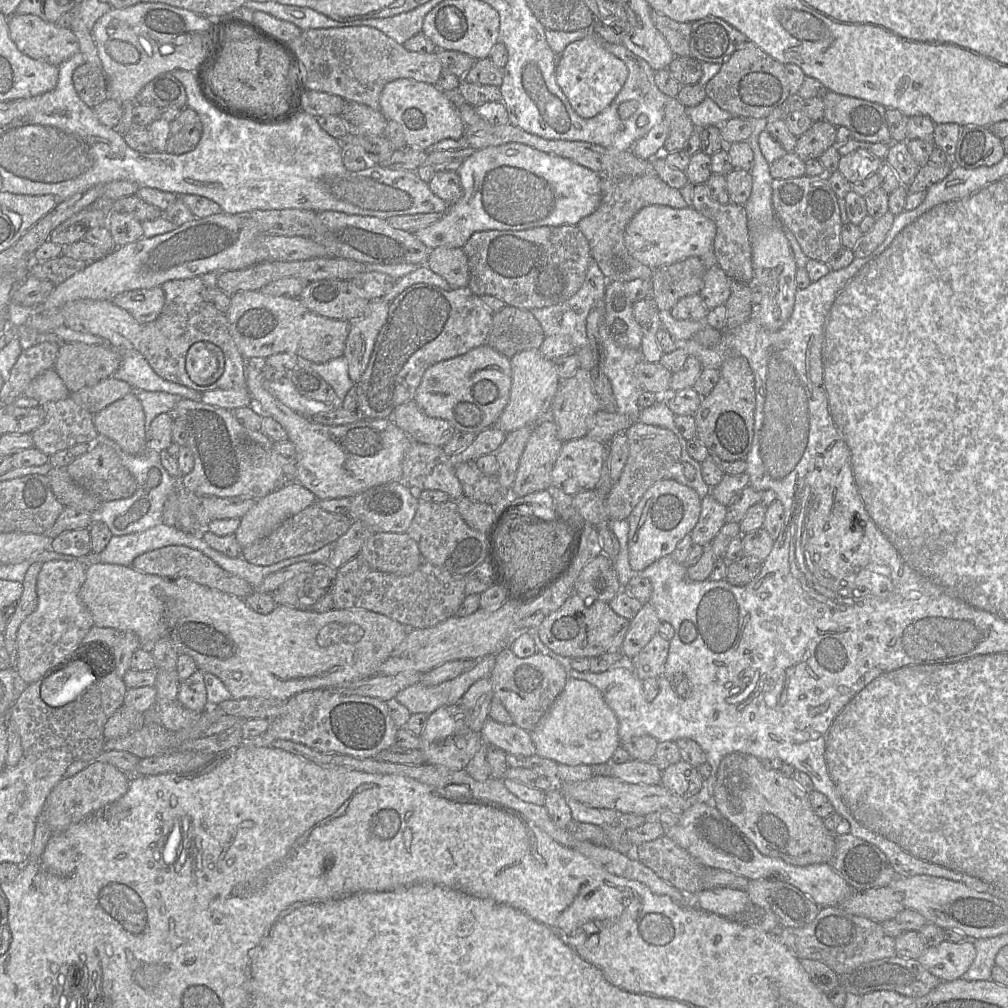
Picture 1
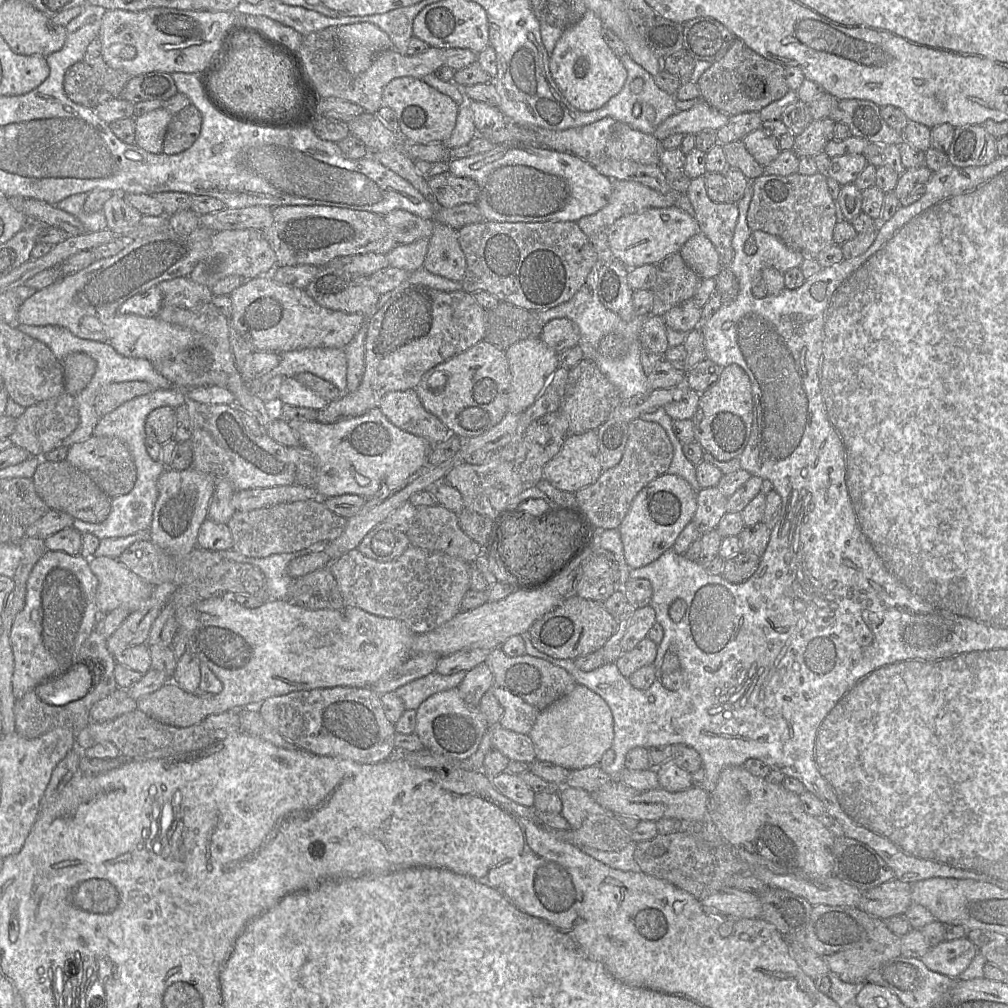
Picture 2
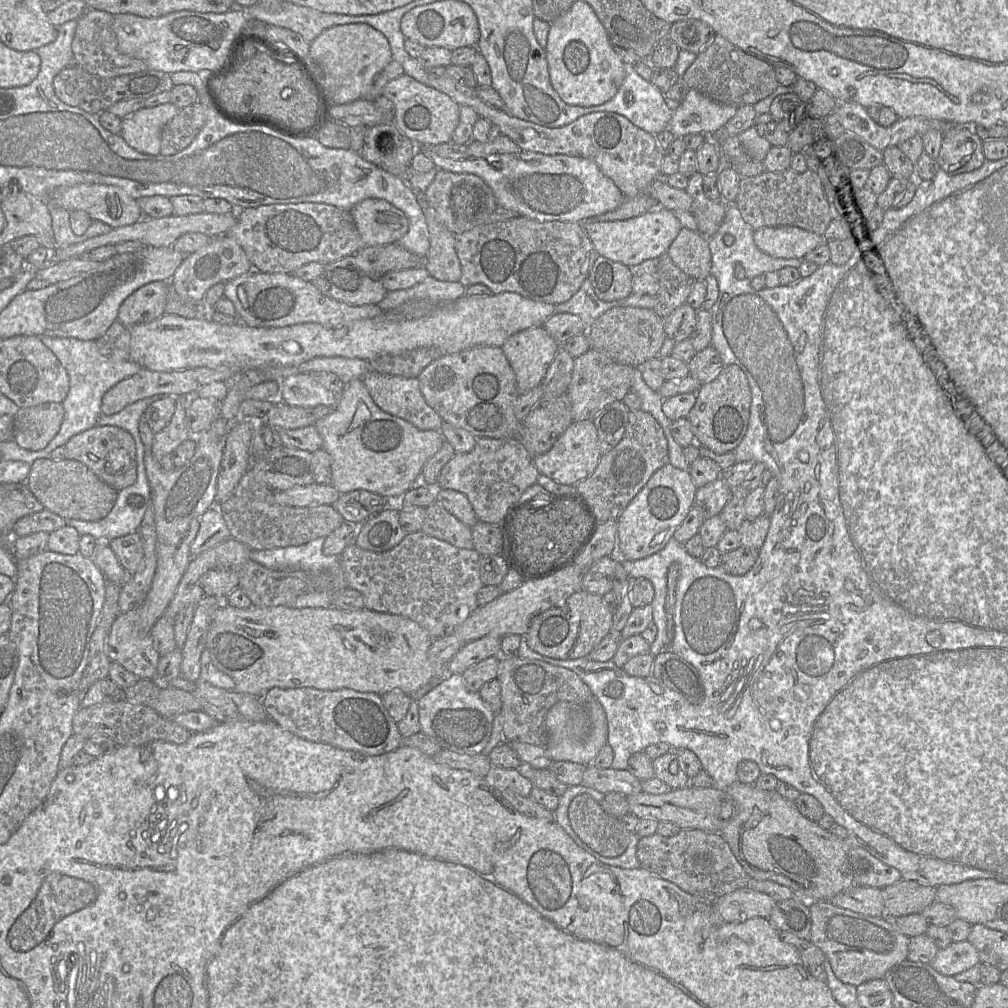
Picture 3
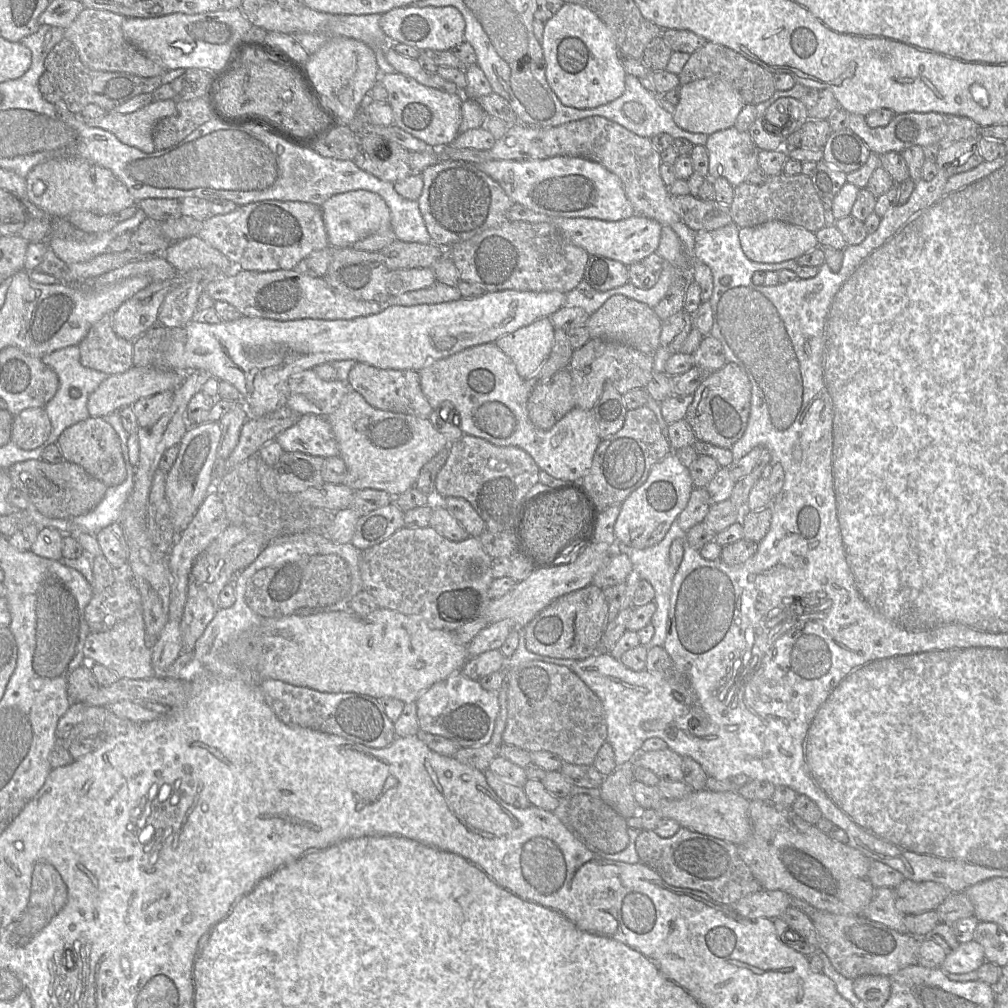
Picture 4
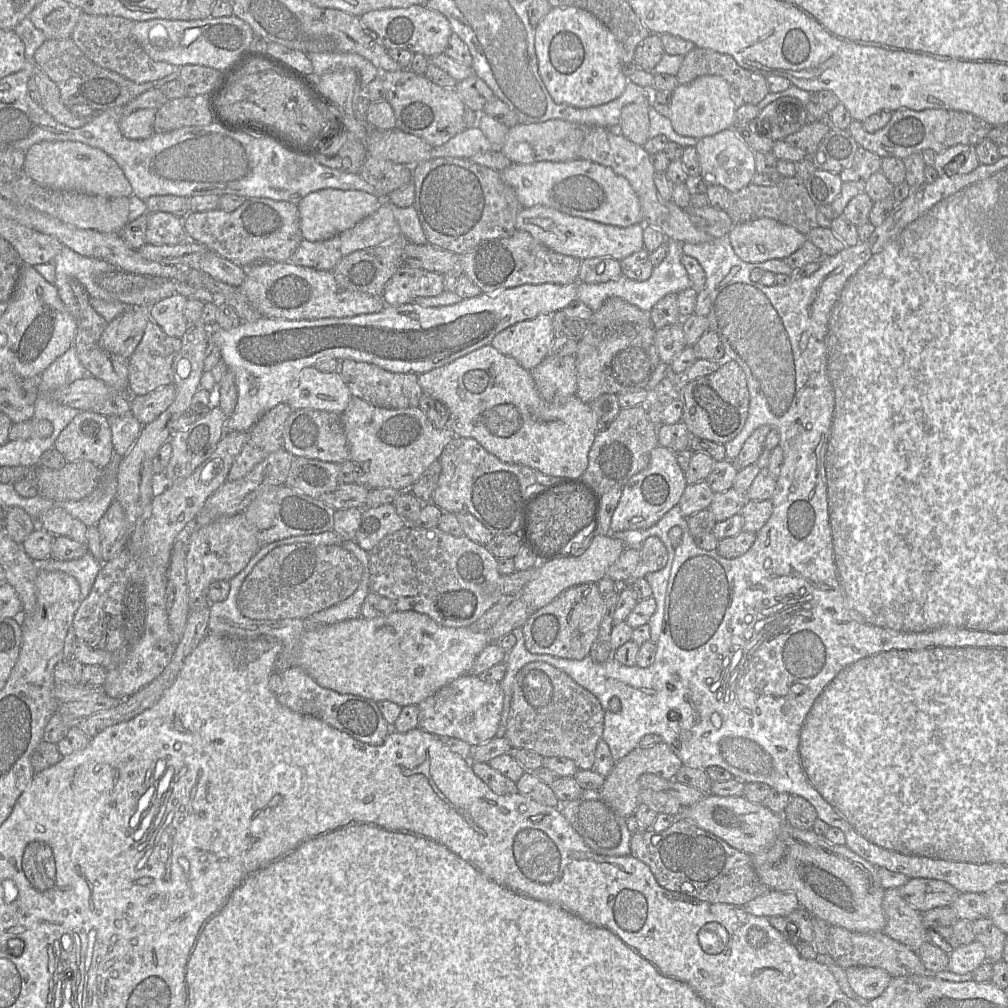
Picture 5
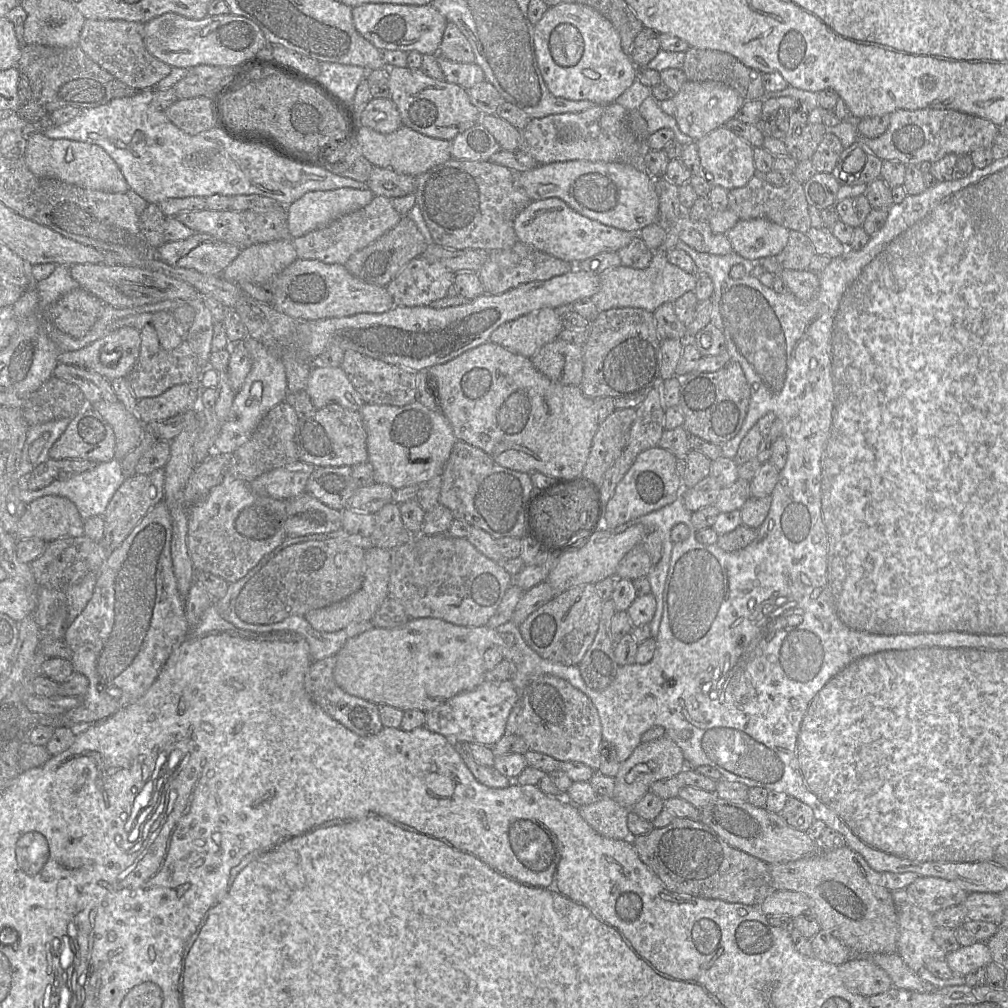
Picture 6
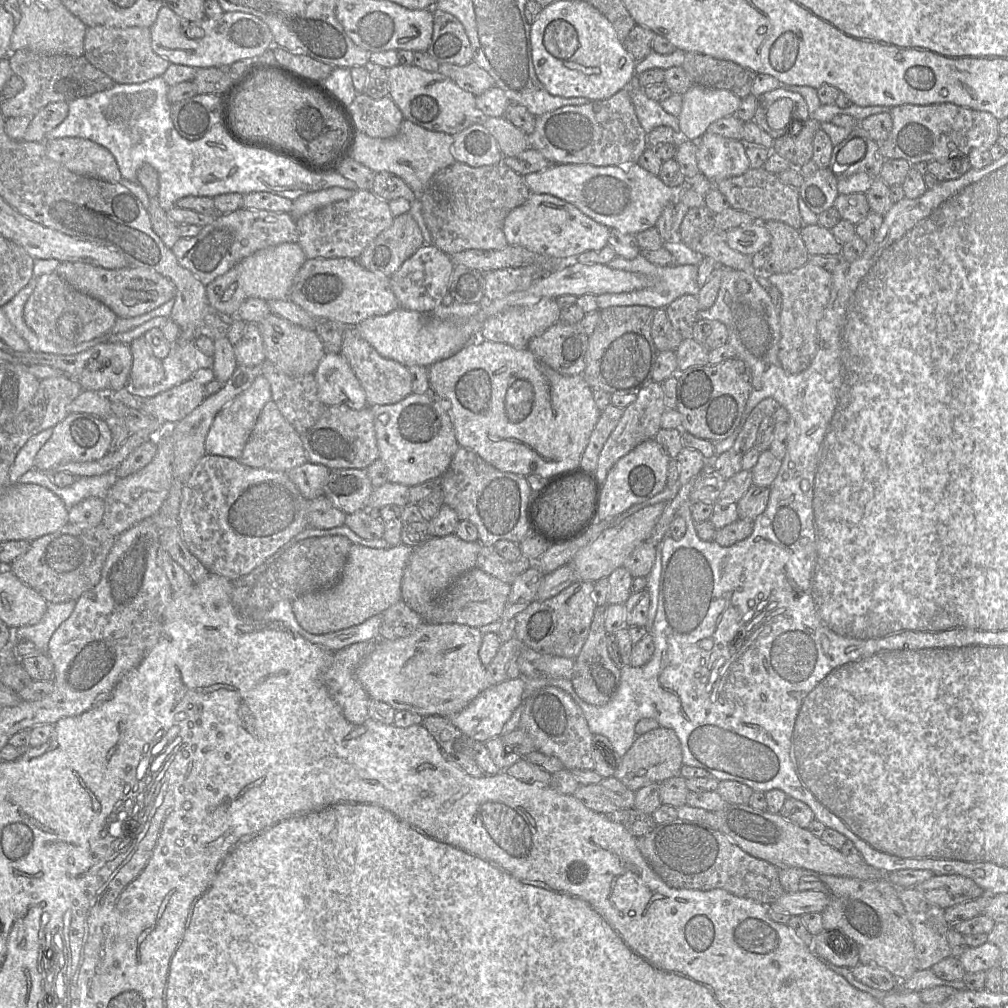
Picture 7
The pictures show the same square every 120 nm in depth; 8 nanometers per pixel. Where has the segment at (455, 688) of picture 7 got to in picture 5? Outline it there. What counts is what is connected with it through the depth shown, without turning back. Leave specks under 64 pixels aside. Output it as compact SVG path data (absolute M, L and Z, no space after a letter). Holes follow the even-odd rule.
M395 610L382 617L358 617L307 629L300 639L298 666L322 687L375 702L387 700L404 707L418 705L448 683L469 674L476 657L490 643L486 632L445 627L426 614Z

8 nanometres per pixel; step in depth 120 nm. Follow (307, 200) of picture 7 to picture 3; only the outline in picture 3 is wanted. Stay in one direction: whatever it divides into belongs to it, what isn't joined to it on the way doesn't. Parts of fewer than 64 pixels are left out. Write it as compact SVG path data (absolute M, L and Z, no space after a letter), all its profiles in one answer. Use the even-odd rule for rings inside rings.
M365 199L354 206L350 213L362 248L396 243L409 229L406 215L386 200Z

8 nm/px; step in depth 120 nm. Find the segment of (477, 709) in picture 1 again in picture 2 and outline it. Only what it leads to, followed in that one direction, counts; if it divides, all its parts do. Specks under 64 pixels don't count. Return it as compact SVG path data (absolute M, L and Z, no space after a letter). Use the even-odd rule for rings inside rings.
M484 663L468 671L458 688L468 706L479 708L483 695L491 688L493 682L494 674Z

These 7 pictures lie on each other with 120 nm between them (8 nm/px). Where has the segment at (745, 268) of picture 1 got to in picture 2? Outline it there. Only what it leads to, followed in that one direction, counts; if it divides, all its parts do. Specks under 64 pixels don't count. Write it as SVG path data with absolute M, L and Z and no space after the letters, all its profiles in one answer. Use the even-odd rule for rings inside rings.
M705 177L691 179L686 195L694 209L699 232L715 246L722 268L729 268L735 253L732 240L739 210L737 203L715 203L707 195Z

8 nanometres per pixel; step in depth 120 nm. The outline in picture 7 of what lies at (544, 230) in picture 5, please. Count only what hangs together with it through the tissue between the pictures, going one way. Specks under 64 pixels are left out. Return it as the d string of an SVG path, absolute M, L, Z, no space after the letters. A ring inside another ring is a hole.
M534 194L521 206L513 209L504 221L504 234L509 246L522 246L532 252L556 260L574 260L578 255L591 250L600 250L608 244L610 229L578 209L573 204L550 194Z

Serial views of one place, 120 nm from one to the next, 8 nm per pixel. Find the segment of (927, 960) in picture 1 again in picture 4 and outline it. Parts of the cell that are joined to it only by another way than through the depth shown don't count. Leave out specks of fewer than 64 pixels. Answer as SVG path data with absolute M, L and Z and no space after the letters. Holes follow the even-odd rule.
M971 940L959 944L953 952L947 954L940 968L945 973L963 974L976 971L984 961L983 947Z

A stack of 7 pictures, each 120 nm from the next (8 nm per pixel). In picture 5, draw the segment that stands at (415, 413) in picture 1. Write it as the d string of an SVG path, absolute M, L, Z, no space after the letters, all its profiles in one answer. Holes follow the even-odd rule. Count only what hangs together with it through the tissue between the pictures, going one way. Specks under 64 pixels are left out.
M345 359L341 362L340 375L352 397L363 399L371 405L388 409L419 407L423 391L419 384L419 375L415 373L393 373L374 364Z

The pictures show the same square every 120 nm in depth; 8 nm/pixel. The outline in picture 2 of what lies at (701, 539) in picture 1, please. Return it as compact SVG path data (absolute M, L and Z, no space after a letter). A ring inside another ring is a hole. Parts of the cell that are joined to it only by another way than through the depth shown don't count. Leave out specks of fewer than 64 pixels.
M717 486L701 488L697 492L697 509L692 521L695 522L701 534L716 529L727 513L727 502L728 498Z

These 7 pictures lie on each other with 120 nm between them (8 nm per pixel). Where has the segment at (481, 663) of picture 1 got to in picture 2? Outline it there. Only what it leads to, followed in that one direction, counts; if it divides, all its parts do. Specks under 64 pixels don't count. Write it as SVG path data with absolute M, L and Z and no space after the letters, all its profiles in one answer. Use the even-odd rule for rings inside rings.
M434 671L398 688L395 692L404 702L407 710L416 710L430 696L458 687L466 674L467 671L460 671L451 675L443 675Z

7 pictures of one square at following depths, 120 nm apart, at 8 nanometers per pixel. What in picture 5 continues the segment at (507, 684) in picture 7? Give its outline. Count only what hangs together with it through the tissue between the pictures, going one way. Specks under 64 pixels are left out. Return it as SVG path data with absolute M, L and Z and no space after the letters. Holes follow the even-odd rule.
M466 674L448 683L417 707L418 728L437 737L453 737L471 746L484 744L494 737L501 720L504 693L500 683L488 683Z

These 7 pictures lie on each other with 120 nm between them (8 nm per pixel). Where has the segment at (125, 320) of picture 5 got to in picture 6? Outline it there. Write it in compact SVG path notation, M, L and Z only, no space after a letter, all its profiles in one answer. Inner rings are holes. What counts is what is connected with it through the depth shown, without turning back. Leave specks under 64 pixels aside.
M122 327L99 338L90 345L58 355L58 363L96 371L111 381L125 378L140 353L140 333L132 327Z

